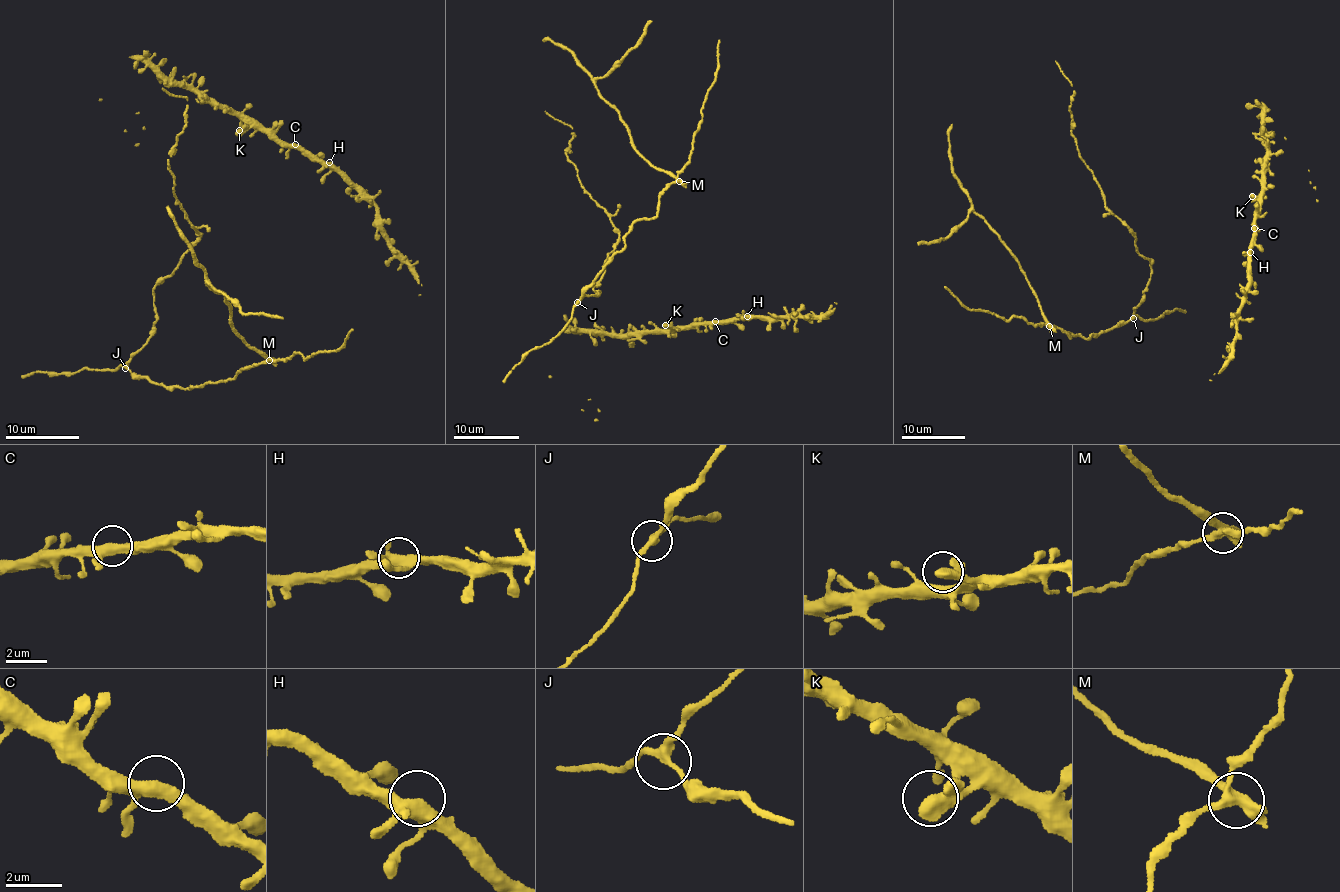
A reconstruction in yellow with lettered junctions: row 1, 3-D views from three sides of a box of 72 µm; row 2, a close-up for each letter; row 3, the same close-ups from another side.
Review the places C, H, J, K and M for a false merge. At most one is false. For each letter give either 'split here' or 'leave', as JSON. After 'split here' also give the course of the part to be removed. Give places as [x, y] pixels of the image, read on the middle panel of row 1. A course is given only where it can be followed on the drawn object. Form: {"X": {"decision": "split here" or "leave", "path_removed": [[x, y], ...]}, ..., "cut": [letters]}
{"C": {"decision": "leave"}, "H": {"decision": "leave"}, "J": {"decision": "leave"}, "K": {"decision": "leave"}, "M": {"decision": "split here", "path_removed": [[679, 181], [651, 165], [637, 150], [627, 126], [568, 48], [543, 39]]}, "cut": ["M"]}

